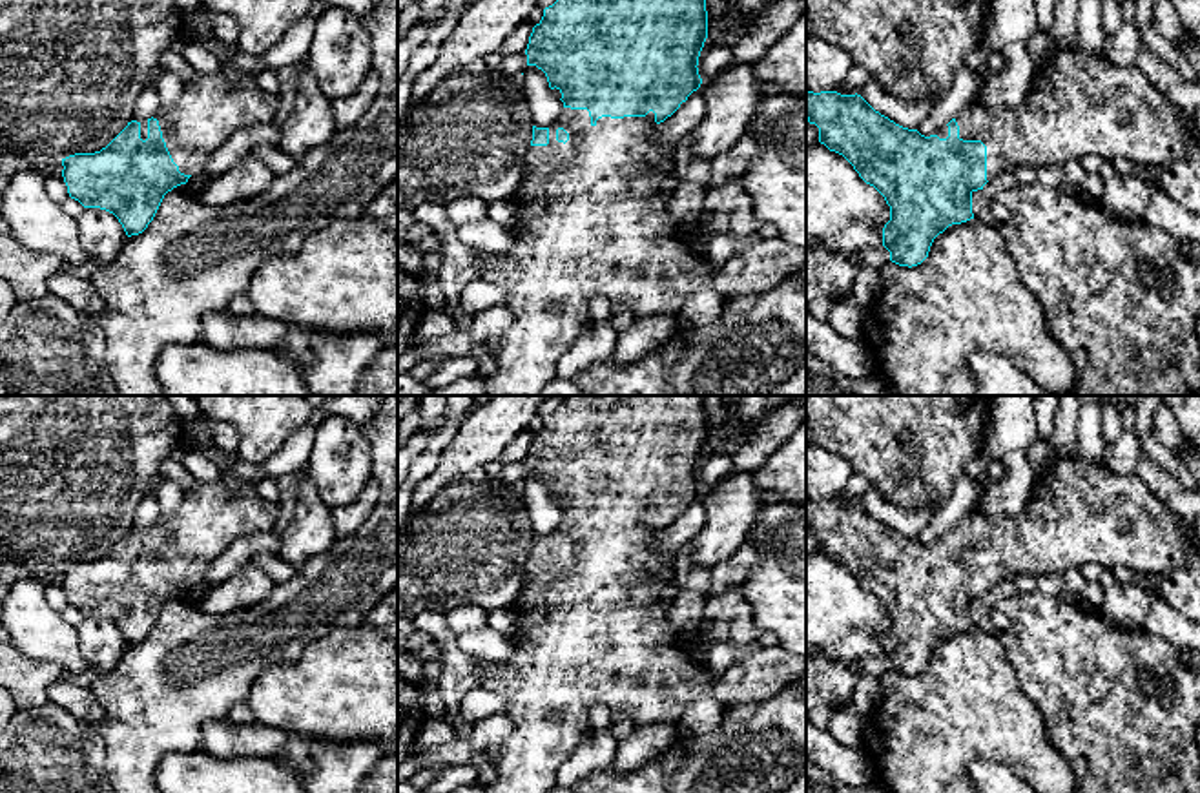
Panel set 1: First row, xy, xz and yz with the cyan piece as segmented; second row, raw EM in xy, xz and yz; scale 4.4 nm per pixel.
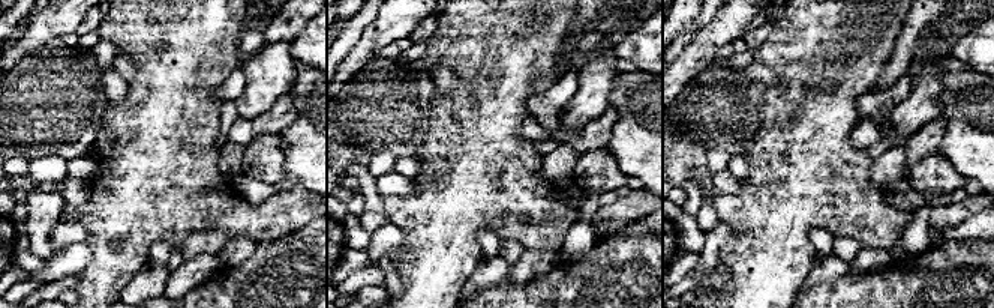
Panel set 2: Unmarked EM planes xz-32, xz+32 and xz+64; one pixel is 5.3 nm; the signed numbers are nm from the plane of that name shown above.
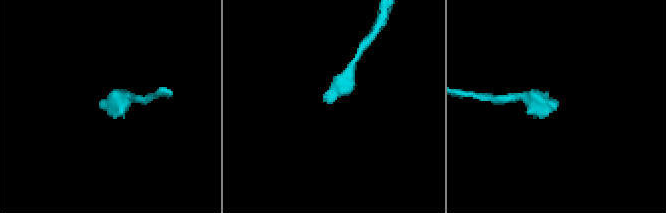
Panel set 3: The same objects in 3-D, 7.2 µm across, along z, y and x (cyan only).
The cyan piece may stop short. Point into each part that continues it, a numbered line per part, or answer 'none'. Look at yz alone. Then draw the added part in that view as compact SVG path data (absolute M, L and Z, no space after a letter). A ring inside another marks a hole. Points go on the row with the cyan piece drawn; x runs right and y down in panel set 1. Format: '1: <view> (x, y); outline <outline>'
1: yz (1075, 106); outline M1080 47L1060 49L1054 60L1036 67L1023 102L1014 109L996 109L976 102L956 117L959 139L987 146L987 180L1019 166L1061 166L1085 155L1105 160L1118 157L1140 166L1164 166L1189 153L1200 139L1196 129L1180 124L1173 106L1136 66L1118 67L1092 58Z

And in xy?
1: xy (210, 110); outline M219 71L186 82L181 97L160 104L153 118L179 171L193 175L239 129L272 120L275 100L250 78L239 84Z

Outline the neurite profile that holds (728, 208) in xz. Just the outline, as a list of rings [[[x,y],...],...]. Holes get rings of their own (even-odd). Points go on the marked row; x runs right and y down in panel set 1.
[[[742,177],[706,190],[700,221],[715,232],[750,239],[762,226],[753,213],[753,201],[744,190]]]

